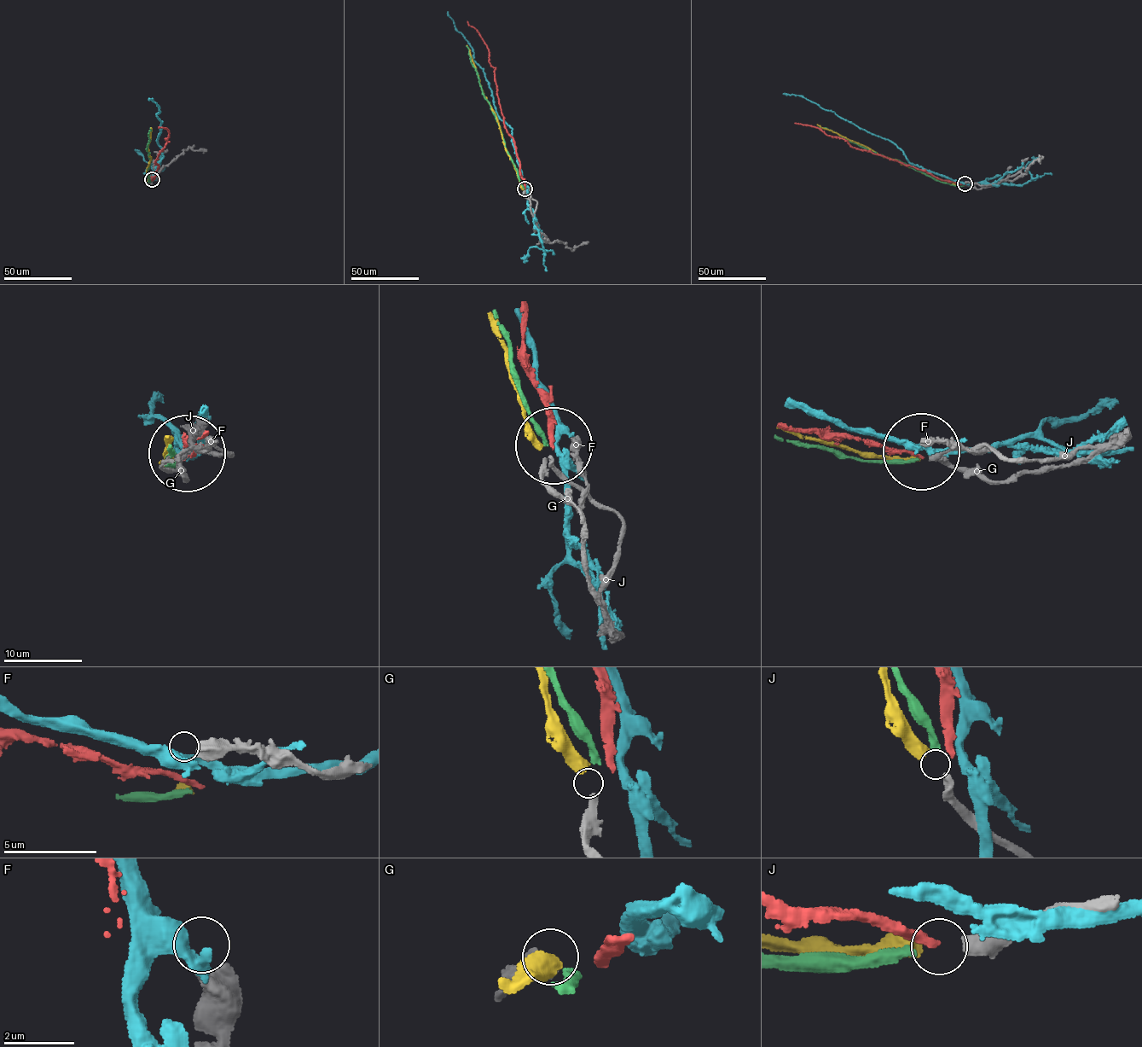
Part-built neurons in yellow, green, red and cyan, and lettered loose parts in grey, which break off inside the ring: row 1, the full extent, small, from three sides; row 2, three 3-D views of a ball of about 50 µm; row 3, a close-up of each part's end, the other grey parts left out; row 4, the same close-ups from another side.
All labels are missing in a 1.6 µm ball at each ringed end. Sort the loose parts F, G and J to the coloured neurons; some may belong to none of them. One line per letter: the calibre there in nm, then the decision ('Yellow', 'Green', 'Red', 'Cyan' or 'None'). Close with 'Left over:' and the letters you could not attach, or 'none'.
F: Thickness 700 nm. None
G: Thickness 360 nm. Yellow
J: Thickness 420 nm. Green
Left over: F

